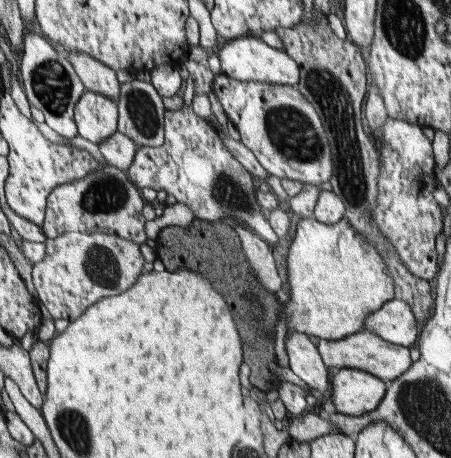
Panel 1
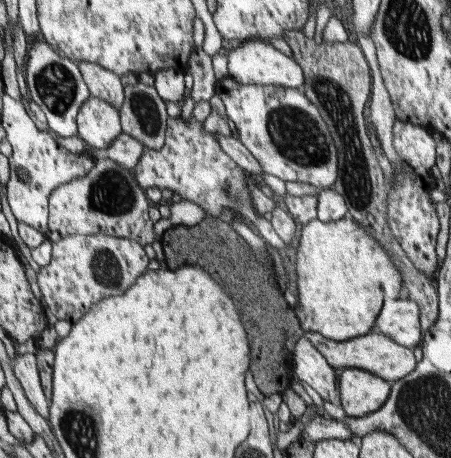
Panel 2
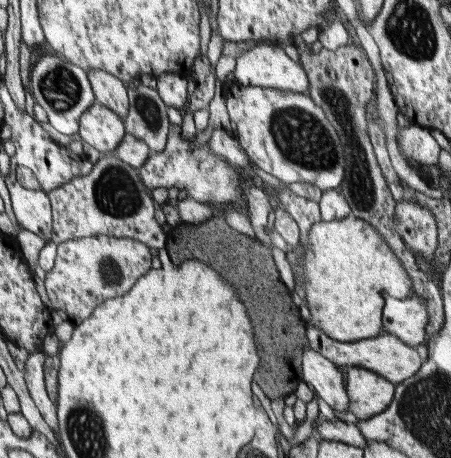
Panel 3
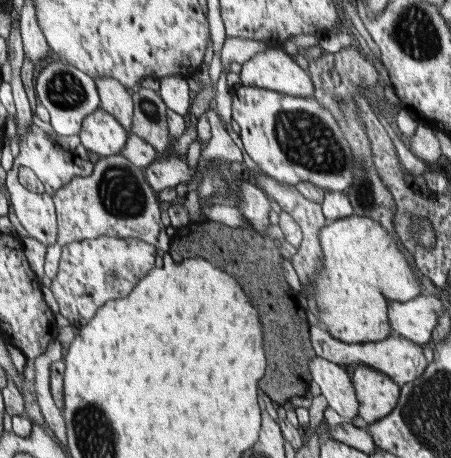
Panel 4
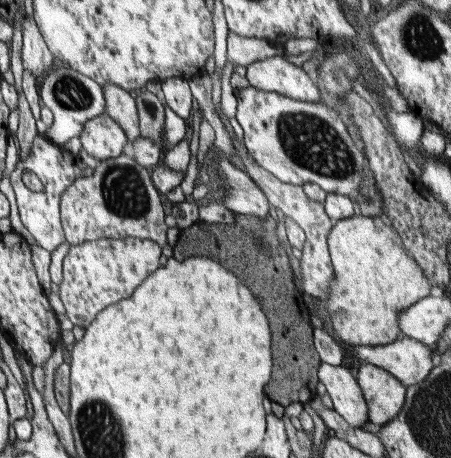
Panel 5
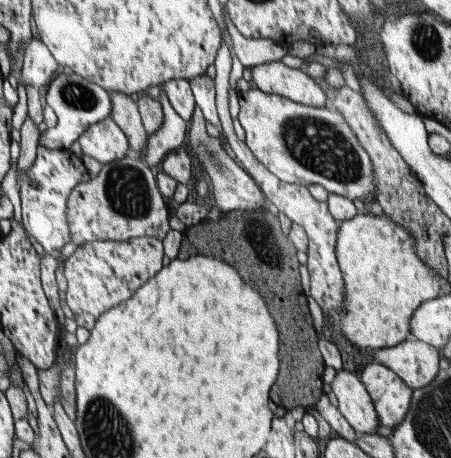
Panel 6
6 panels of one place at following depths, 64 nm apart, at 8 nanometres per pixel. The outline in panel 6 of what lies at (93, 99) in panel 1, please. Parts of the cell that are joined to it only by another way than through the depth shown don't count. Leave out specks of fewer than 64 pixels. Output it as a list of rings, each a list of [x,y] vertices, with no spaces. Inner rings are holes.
[[[103,118],[95,124],[89,124],[89,128],[79,136],[81,152],[97,160],[101,166],[119,162],[129,142],[123,134],[125,132],[119,128],[119,124],[113,124],[111,118]]]

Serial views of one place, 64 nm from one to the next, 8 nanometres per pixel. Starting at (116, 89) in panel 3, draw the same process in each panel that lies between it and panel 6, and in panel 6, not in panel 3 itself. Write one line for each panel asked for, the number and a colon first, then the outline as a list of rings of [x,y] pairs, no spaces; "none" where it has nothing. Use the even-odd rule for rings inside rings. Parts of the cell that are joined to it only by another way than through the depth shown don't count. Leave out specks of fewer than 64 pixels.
4: [[[97,76],[93,80],[95,80],[95,88],[97,88],[99,108],[103,112],[115,116],[119,120],[119,124],[123,124],[123,128],[129,130],[133,106],[131,106],[131,96],[127,94],[127,88],[111,76]]]
5: [[[107,82],[99,84],[101,86],[101,96],[103,96],[103,110],[109,118],[123,128],[127,134],[127,140],[137,140],[139,138],[139,114],[135,100],[129,96],[127,90]]]
6: [[[109,90],[107,98],[109,98],[109,118],[111,118],[111,122],[119,124],[119,128],[127,134],[131,148],[141,152],[145,148],[145,142],[147,142],[147,132],[143,130],[143,122],[141,122],[137,104],[129,96],[125,96],[117,90]]]

